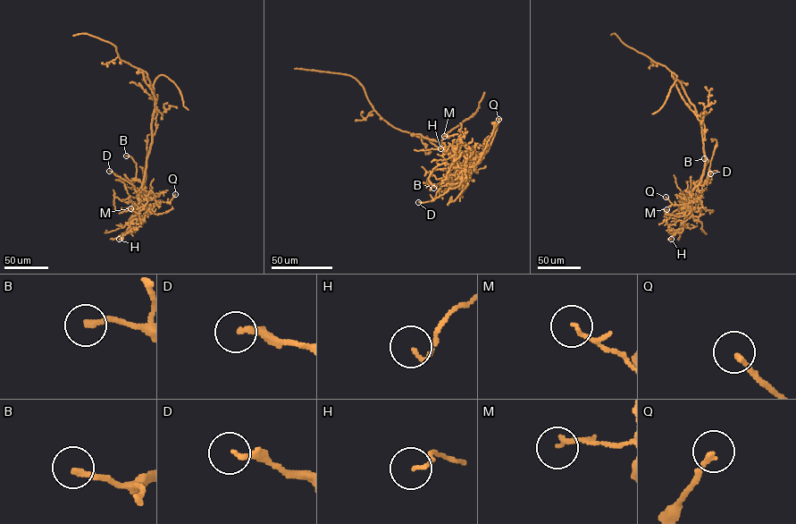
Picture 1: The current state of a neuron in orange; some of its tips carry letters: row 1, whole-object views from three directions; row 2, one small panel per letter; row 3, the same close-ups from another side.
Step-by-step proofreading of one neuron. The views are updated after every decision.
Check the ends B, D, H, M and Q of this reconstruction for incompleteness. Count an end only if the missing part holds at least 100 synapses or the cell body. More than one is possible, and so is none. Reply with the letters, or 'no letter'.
no letter

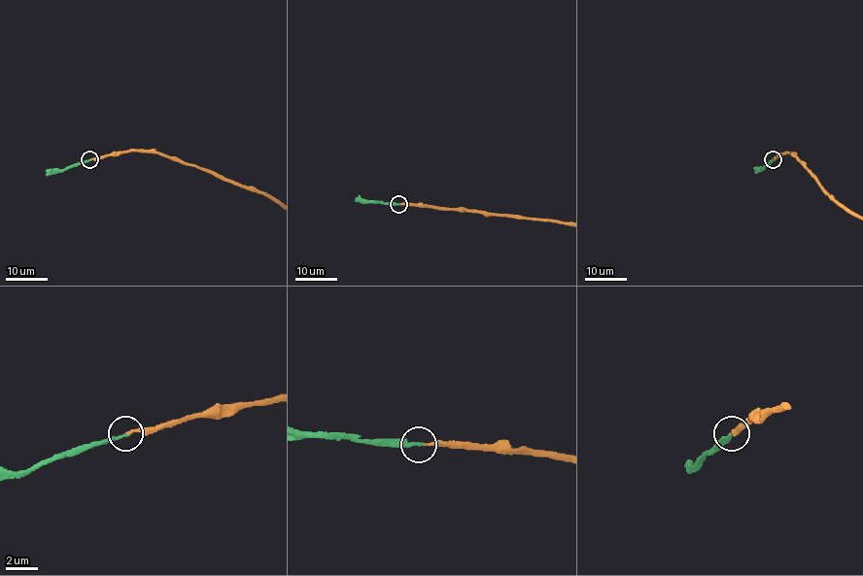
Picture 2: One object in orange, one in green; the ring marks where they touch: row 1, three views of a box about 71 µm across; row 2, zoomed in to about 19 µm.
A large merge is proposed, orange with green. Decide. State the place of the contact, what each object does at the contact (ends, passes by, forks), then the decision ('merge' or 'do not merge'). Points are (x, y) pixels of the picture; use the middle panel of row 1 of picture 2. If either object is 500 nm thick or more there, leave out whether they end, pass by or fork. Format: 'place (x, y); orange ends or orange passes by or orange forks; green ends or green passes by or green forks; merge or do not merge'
place (398, 204); orange ends; green ends; merge

